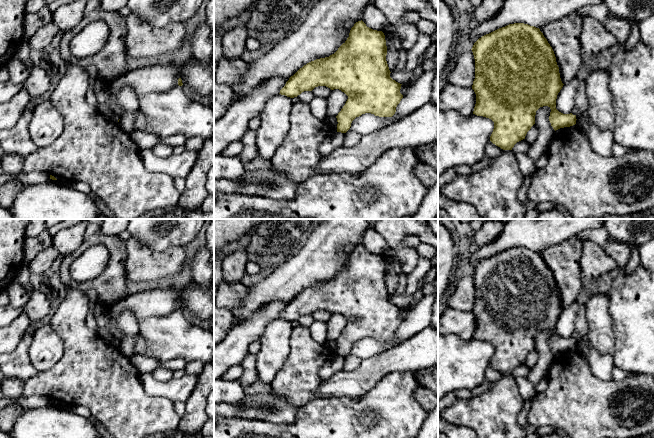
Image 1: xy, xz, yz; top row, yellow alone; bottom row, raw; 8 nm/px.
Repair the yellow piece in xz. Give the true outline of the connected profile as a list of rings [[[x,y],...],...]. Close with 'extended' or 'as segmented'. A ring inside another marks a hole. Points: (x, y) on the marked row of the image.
[[[362,20],[358,21],[351,28],[347,40],[334,54],[304,65],[289,78],[279,94],[294,98],[318,86],[341,90],[348,96],[345,105],[336,116],[337,132],[341,133],[346,133],[352,121],[365,113],[379,117],[392,117],[403,98],[400,93],[402,84],[390,77],[391,72],[386,55],[387,46],[384,33],[367,27]]]; as segmented

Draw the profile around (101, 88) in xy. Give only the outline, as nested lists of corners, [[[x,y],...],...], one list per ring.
[[[96,77],[90,80],[89,85],[94,89],[98,104],[109,106],[115,114],[121,115],[123,113],[122,108],[118,104],[115,104],[110,98],[110,83]]]

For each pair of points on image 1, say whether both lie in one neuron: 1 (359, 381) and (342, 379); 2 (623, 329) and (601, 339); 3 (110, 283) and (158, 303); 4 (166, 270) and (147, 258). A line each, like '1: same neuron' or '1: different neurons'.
1: same neuron
2: different neurons
3: different neurons
4: same neuron

